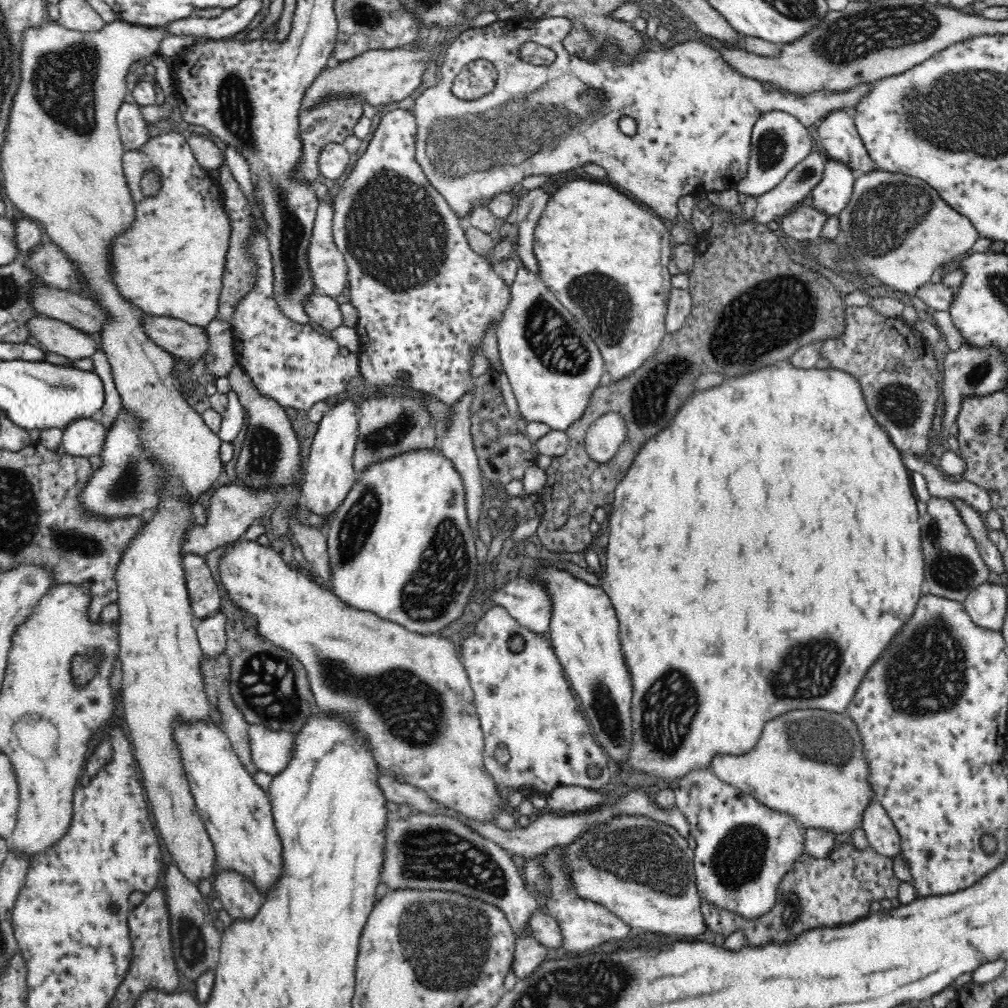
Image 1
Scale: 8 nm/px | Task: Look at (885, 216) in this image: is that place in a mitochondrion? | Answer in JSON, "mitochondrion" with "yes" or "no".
{"mitochondrion":"yes"}

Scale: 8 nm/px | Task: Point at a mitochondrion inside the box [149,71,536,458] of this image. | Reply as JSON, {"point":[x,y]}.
{"point":[393,229]}

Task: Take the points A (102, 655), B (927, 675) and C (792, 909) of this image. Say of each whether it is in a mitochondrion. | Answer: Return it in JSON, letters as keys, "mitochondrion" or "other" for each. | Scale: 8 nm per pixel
{"A":"mitochondrion","B":"mitochondrion","C":"mitochondrion"}

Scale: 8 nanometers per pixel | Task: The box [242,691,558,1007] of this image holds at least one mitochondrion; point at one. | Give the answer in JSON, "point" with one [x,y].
{"point":[457,938]}

